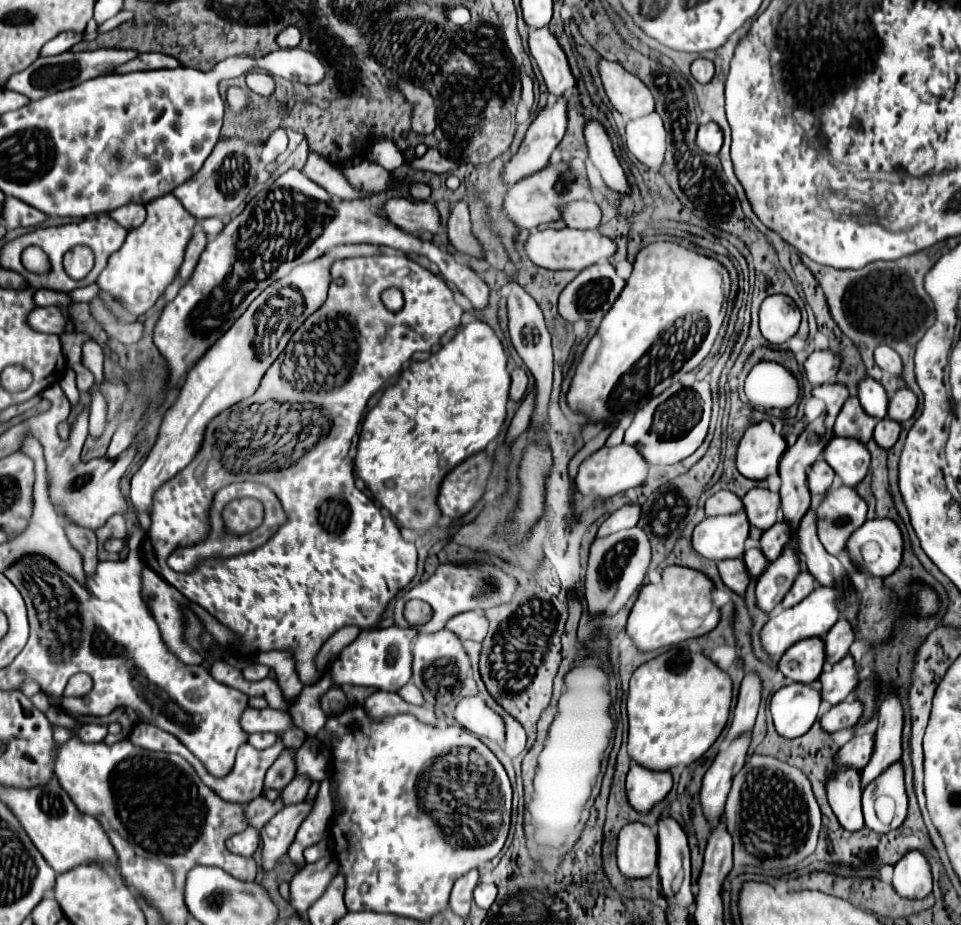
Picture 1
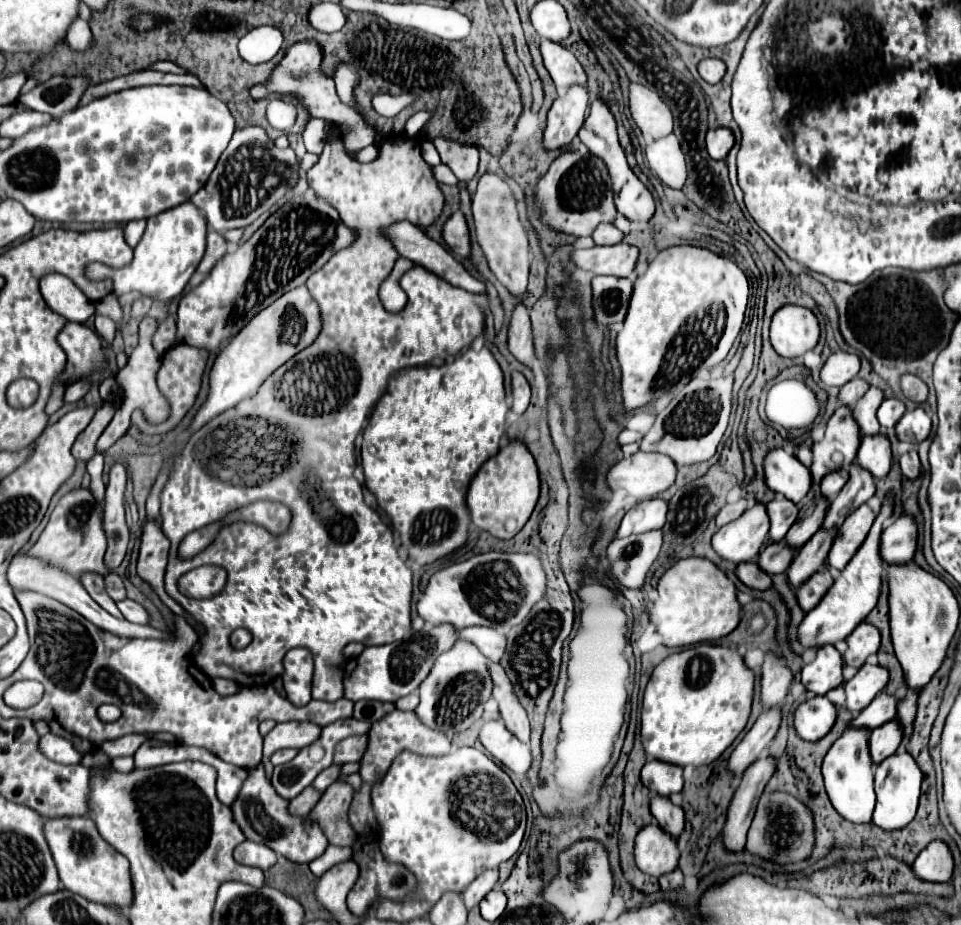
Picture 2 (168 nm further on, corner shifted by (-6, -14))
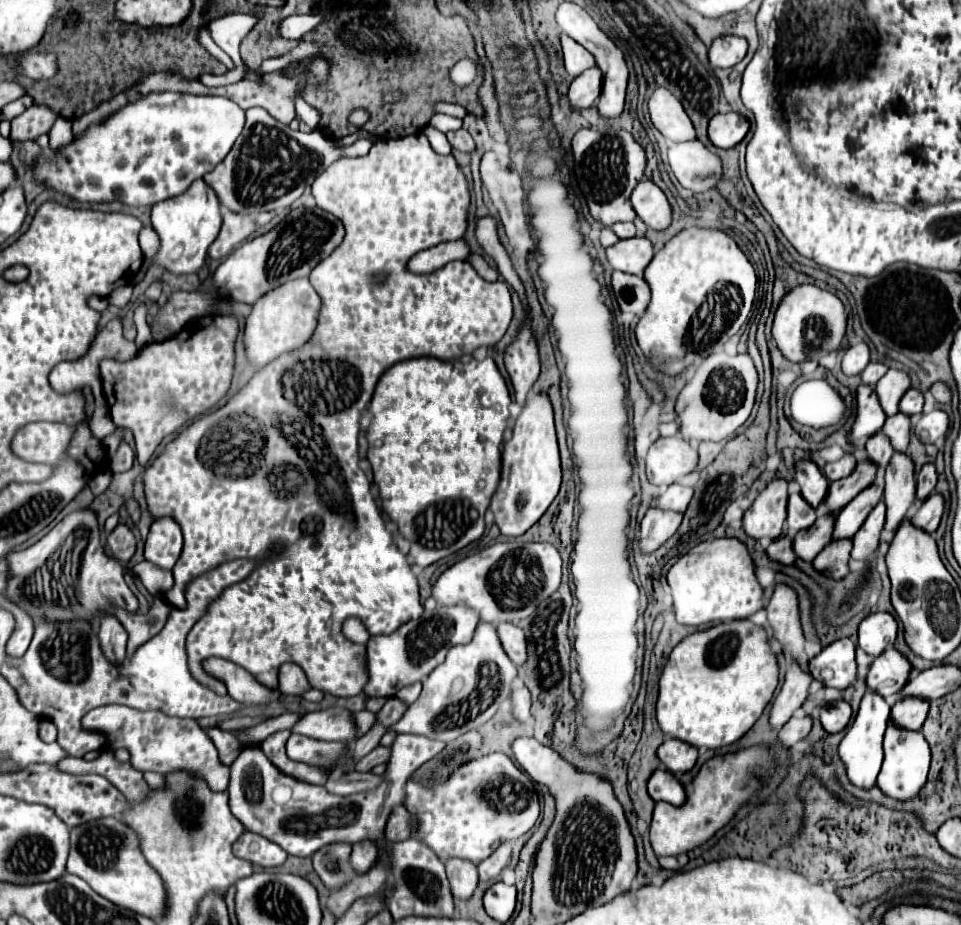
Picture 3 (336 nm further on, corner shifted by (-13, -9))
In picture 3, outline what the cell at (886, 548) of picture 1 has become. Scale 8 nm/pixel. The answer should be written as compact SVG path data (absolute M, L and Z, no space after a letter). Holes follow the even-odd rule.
M930 494L922 506L910 516L910 524L912 526L918 526L922 530L928 530L928 534L932 534L938 524L940 524L940 518L942 518L942 510L944 510L944 500L940 494Z

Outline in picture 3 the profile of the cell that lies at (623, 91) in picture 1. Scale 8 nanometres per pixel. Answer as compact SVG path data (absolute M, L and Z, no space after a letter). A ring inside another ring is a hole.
M656 88L648 100L648 112L656 130L674 142L694 140L696 132L694 126L684 112L680 100L670 94L666 88Z

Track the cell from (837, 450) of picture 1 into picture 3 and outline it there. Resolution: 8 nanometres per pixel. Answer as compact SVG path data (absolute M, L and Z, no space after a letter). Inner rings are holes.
M900 412L886 418L886 422L882 426L882 434L886 434L886 438L890 438L894 452L906 452L908 440L910 440L910 418Z

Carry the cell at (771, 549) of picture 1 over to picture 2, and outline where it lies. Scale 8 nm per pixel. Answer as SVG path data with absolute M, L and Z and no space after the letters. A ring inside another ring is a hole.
M819 491L811 493L807 499L803 499L797 505L799 519L795 521L795 525L787 533L785 543L789 543L789 547L793 547L793 549L799 549L803 543L807 543L807 539L811 539L811 535L815 535L821 529L829 503L831 501L827 497L823 497Z

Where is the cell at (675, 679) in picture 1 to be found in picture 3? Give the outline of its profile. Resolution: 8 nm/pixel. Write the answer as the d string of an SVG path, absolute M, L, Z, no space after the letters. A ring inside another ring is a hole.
M736 620L712 626L704 632L690 634L670 654L662 676L656 702L656 720L666 738L676 738L694 748L716 750L740 740L760 718L778 684L776 656L770 652L766 632L750 620Z

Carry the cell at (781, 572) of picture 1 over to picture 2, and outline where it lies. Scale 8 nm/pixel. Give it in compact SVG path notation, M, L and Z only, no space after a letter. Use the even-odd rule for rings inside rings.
M831 527L829 531L821 529L797 551L797 555L787 571L793 587L799 587L807 577L811 577L815 571L819 571L825 565L829 549L831 549L837 533L839 533L839 527Z

